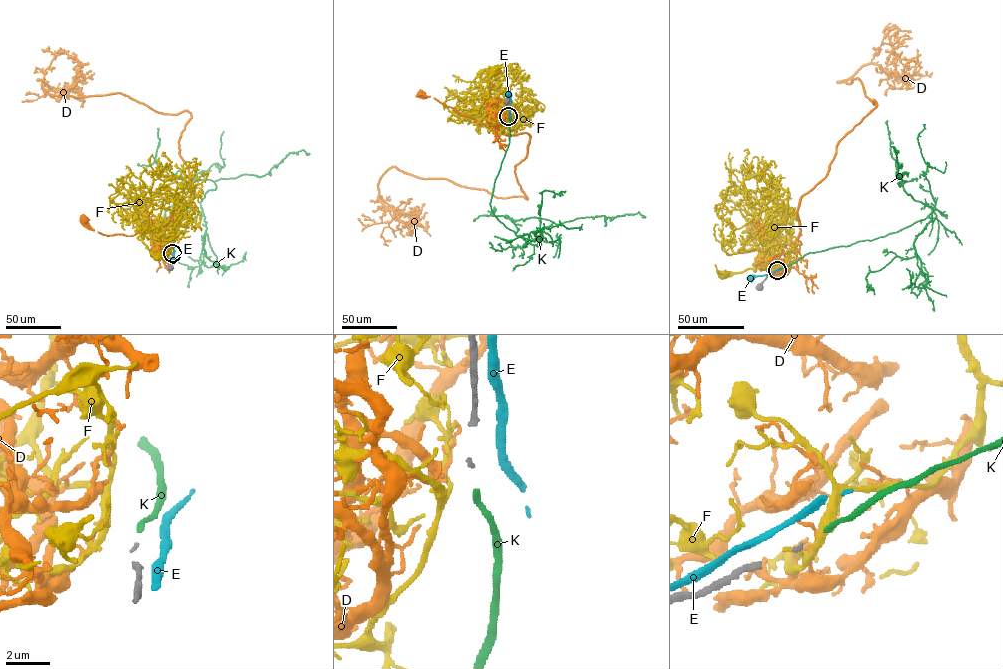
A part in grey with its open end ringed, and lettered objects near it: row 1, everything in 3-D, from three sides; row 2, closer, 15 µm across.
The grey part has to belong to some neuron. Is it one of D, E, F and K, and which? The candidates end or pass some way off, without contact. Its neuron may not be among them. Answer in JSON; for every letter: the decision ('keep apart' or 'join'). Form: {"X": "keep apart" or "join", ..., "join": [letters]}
{"D": "keep apart", "E": "keep apart", "F": "keep apart", "K": "join", "join": ["K"]}

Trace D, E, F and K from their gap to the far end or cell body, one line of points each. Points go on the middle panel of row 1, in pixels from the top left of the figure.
D: (507, 116), (502, 124), (495, 125), (496, 129), (462, 115), (434, 98), (419, 94)
E: (510, 116), (508, 93)
F: (507, 117), (504, 125), (494, 114), (473, 113), (483, 102), (482, 96), (488, 96), (489, 78), (494, 71)
K: (508, 117), (508, 146), (490, 204), (517, 236), (536, 245), (550, 220), (638, 212), (645, 217)

